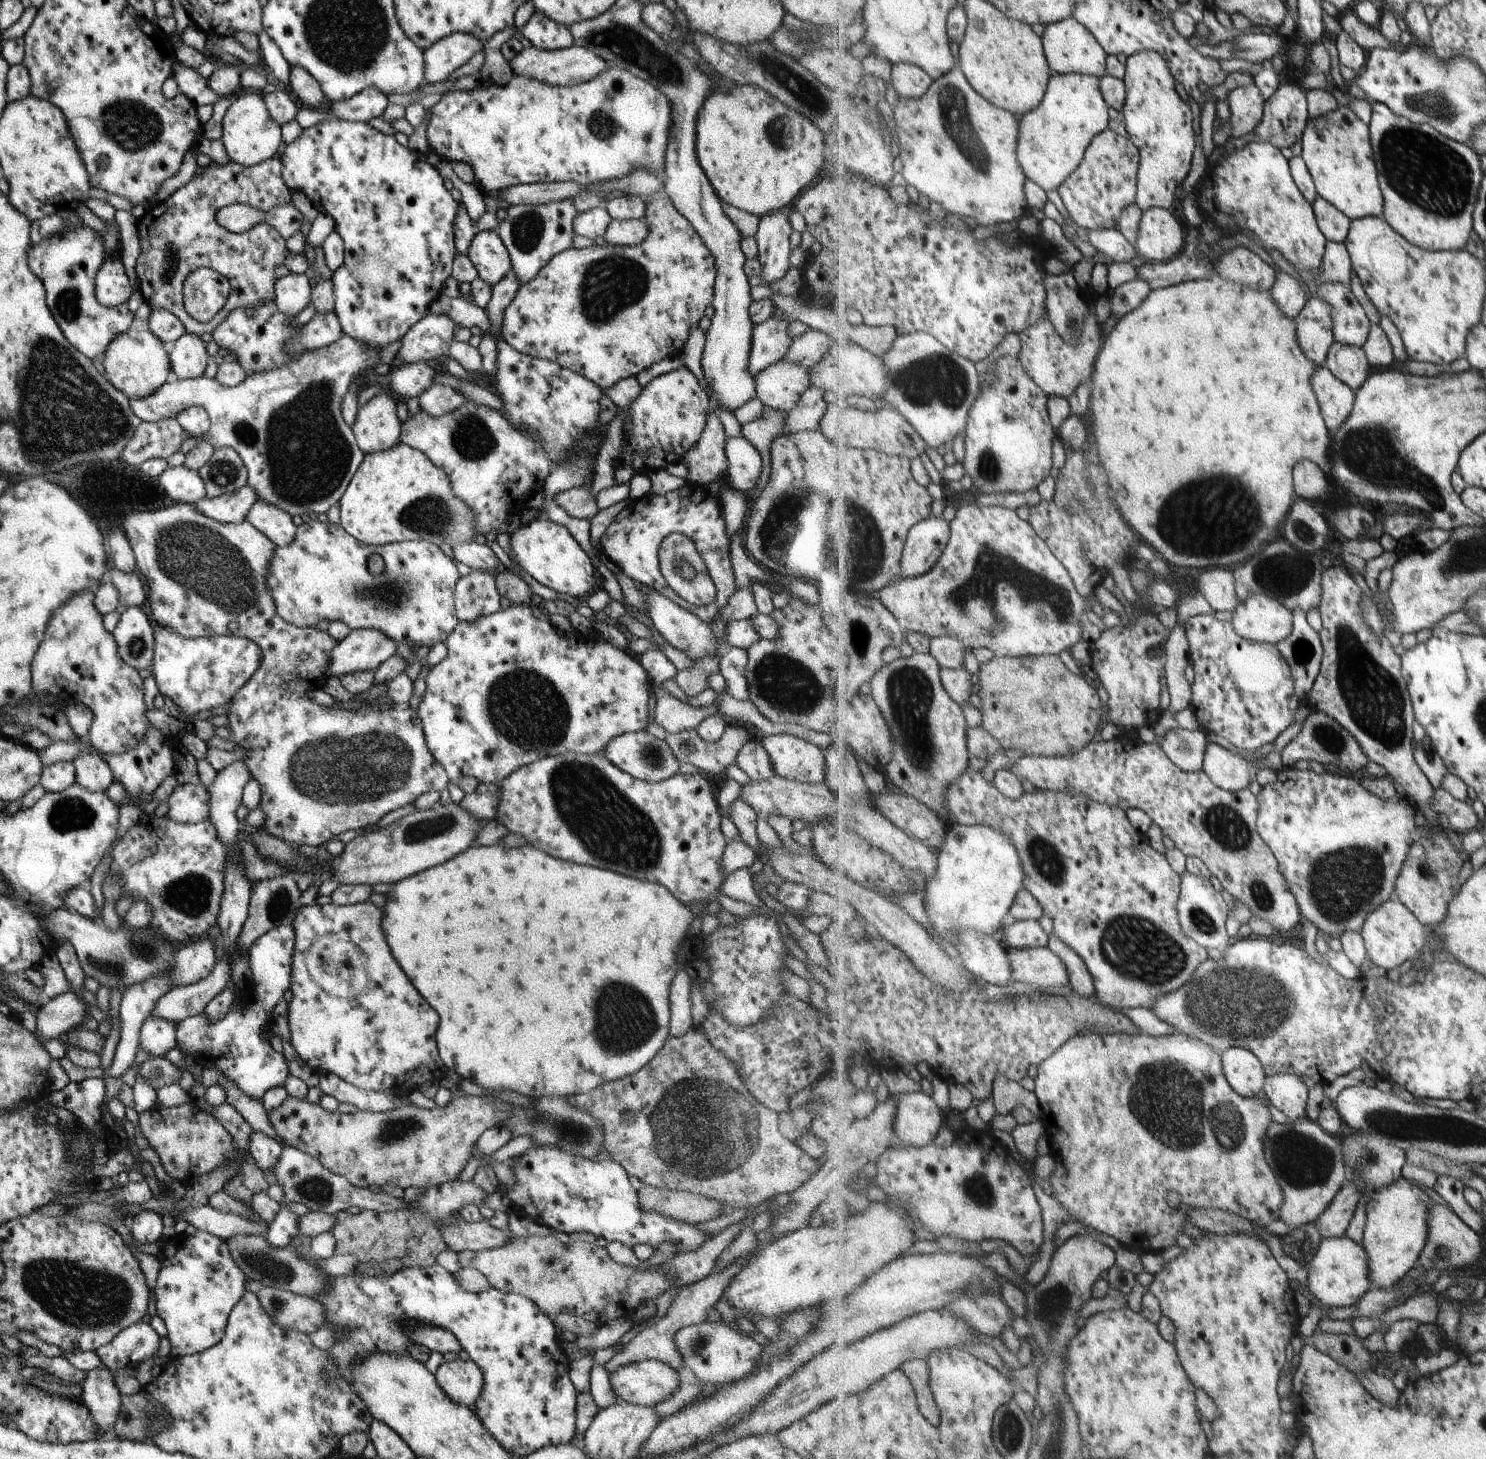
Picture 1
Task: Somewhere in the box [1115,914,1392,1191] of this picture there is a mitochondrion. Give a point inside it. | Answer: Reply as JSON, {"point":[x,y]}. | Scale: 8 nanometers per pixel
{"point":[1249,999]}

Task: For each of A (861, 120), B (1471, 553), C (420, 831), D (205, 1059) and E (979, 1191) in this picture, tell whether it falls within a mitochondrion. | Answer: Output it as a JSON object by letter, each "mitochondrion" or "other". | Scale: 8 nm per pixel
{"A":"other","B":"mitochondrion","C":"mitochondrion","D":"other","E":"mitochondrion"}

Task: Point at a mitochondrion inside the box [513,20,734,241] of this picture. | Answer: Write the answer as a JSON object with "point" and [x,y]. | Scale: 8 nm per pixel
{"point":[602,127]}

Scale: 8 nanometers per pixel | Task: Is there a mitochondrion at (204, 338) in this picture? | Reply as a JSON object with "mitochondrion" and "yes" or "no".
{"mitochondrion":"no"}

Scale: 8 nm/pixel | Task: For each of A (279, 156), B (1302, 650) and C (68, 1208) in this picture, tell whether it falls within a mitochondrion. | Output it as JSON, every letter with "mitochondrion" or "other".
{"A":"other","B":"mitochondrion","C":"other"}

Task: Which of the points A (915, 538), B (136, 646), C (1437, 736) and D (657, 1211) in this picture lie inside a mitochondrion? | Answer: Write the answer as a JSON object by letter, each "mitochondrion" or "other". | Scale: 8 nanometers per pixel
{"A":"other","B":"mitochondrion","C":"other","D":"other"}

